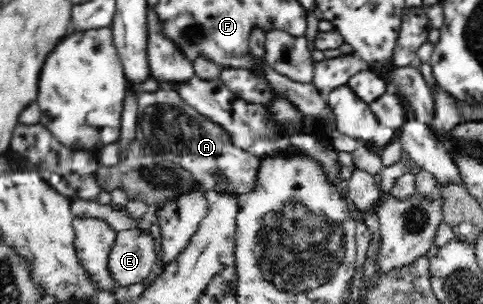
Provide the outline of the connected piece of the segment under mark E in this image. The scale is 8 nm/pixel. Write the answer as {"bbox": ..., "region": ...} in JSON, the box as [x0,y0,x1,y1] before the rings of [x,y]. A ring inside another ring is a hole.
{"bbox":[106,228,157,287],"region":[[[130,228],[116,231],[112,249],[108,251],[108,265],[106,265],[114,284],[118,287],[130,287],[134,283],[142,283],[150,275],[154,263],[157,263],[154,245],[154,238],[147,230]]]}

